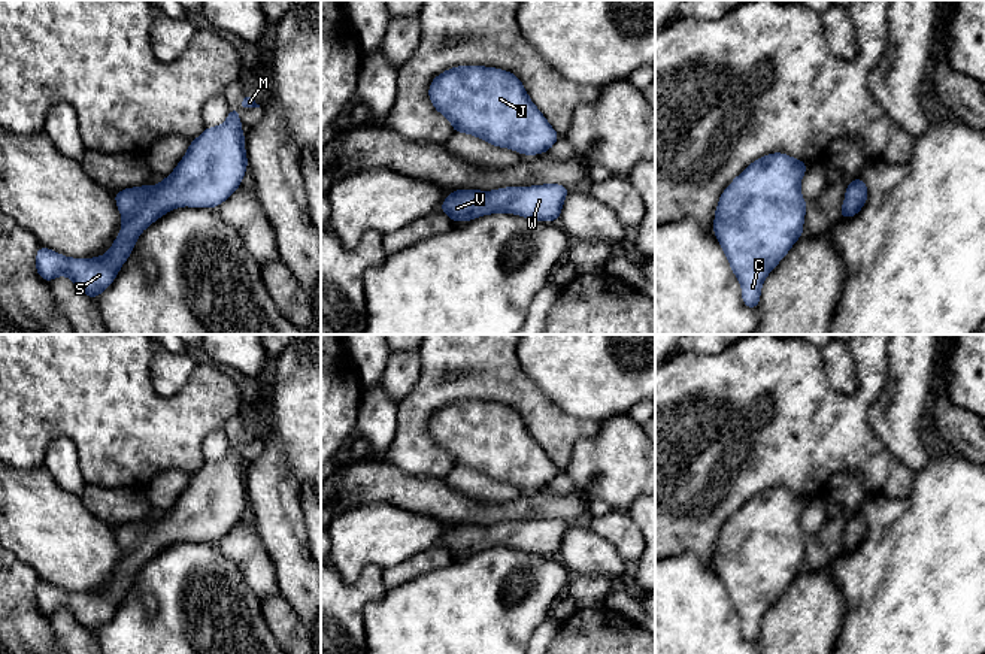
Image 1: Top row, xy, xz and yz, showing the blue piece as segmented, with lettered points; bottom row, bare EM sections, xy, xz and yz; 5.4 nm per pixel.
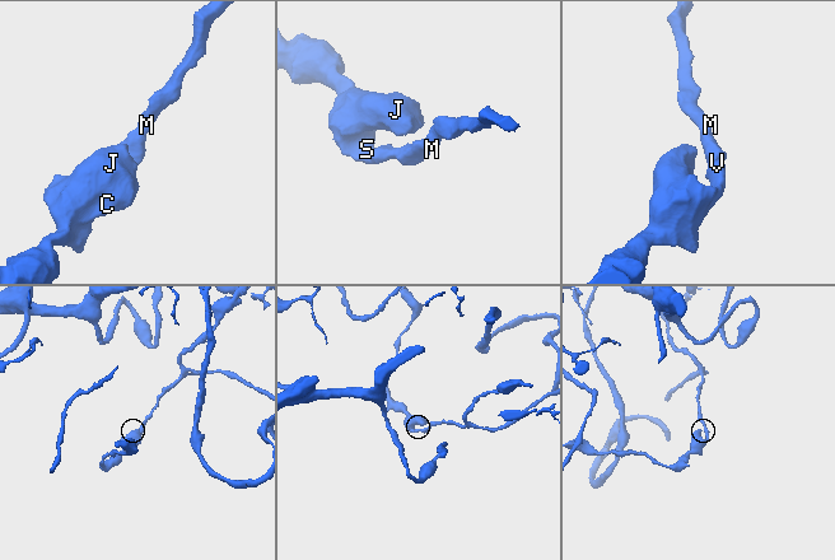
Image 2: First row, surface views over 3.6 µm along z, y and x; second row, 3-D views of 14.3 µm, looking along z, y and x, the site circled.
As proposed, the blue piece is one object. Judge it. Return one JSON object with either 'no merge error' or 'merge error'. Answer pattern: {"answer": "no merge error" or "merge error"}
{"answer": "no merge error"}

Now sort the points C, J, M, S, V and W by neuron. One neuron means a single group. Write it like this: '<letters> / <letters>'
C J M S V W

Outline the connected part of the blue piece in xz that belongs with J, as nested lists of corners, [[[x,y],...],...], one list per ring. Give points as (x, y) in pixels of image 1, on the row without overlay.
[[[448,403],[431,415],[428,433],[451,455],[454,467],[469,467],[522,490],[548,487],[561,472],[530,435],[521,414],[507,405]]]

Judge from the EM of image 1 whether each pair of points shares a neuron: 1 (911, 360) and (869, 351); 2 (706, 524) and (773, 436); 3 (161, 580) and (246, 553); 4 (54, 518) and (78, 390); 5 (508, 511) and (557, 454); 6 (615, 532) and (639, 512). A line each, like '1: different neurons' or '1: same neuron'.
1: different neurons
2: same neuron
3: different neurons
4: different neurons
5: different neurons
6: different neurons

